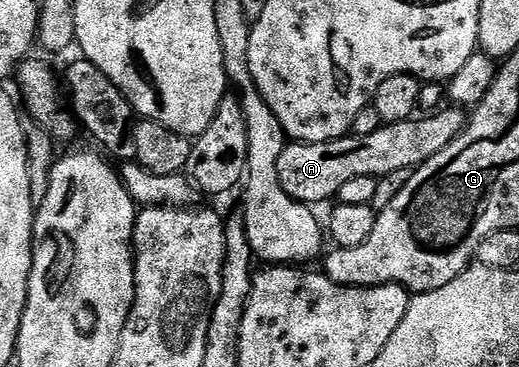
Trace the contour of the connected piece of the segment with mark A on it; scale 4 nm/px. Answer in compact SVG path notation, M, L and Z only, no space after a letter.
M446 106L443 112L438 112L435 116L418 119L383 124L380 130L376 130L376 134L363 136L347 134L335 140L315 144L287 143L278 163L280 182L286 193L301 204L319 206L318 204L324 203L325 200L333 201L338 195L340 186L344 186L344 182L352 178L365 176L385 178L393 172L405 173L407 170L417 168L419 164L428 162L428 158L440 154L444 146L451 144L462 133L468 116L461 107Z

